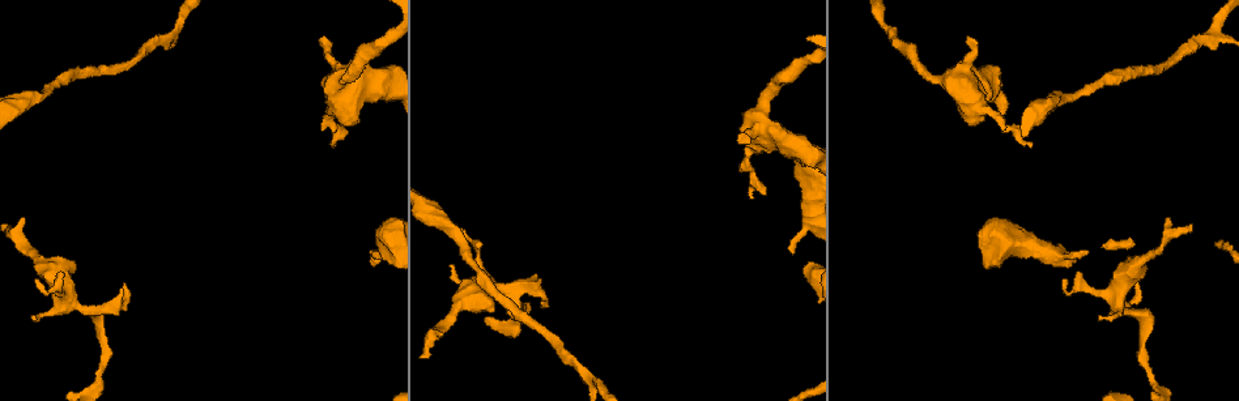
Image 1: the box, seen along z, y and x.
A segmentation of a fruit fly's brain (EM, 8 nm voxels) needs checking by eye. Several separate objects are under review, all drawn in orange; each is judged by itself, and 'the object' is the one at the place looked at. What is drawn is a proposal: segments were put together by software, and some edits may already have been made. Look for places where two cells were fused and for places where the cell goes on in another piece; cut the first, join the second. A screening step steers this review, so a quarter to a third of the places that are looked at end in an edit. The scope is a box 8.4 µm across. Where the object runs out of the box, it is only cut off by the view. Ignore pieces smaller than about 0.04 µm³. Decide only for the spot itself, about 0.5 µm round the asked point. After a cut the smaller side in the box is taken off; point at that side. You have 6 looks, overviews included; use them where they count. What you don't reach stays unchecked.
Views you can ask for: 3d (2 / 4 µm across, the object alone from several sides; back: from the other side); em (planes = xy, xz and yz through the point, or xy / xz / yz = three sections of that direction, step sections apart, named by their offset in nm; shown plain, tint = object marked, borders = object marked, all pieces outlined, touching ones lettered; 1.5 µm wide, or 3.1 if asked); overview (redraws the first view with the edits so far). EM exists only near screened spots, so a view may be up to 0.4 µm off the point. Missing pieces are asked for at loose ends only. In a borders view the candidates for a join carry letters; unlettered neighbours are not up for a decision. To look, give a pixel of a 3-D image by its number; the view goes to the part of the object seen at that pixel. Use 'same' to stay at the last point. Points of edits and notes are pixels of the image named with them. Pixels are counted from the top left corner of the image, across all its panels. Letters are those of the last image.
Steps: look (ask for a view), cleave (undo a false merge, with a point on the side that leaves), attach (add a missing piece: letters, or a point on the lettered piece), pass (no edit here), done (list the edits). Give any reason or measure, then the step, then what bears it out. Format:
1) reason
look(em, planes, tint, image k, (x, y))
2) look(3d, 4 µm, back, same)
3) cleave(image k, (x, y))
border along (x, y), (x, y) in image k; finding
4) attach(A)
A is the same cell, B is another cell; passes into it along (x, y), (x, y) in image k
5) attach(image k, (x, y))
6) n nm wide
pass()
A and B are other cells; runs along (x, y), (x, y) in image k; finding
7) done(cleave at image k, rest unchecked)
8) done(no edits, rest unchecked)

free end
look(em, xz, step 4, borders, image 1, (750, 198))

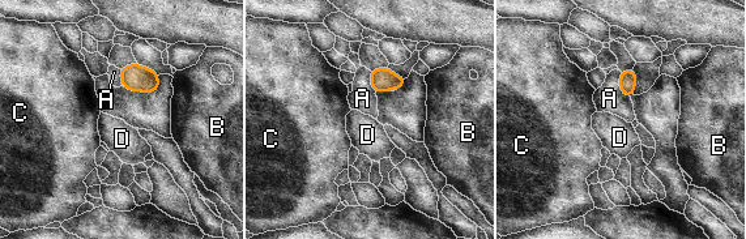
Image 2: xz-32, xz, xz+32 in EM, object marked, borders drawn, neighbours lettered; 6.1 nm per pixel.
another direction
look(em, planes, borders, same)

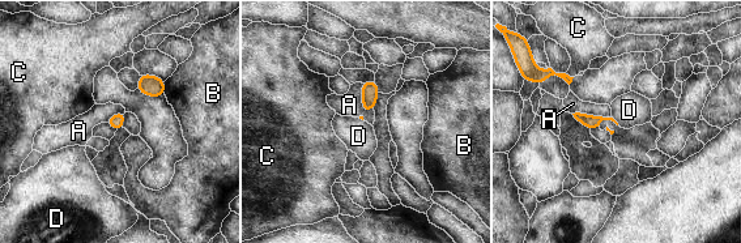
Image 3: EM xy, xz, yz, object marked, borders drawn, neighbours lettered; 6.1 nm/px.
pass()
A, B, C and D are other cells; no lettered piece goes on from it

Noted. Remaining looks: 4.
thin end
look(em, planes, borders, image 1, (1067, 278))

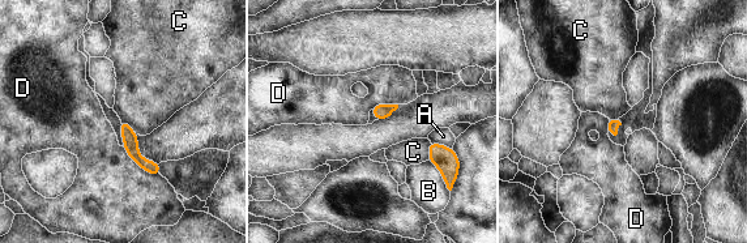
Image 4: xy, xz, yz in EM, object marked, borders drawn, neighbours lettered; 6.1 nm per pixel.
pass()
A, B, C and D are other cells; border along (120, 119), (136, 135) in image 4; none of them fits

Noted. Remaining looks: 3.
abrupt turn
look(em, planes, borders, image 1, (515, 322))

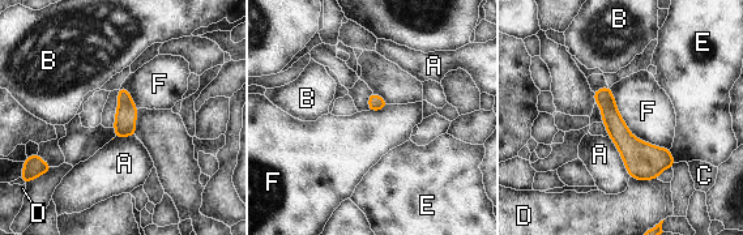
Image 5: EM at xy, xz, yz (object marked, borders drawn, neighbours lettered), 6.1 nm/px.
pass()
A, B, C, D, E and F are other cells; border along (607, 135), (615, 145), (630, 176) in image 5; continuous, no second cell

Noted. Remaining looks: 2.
done(no edits, rest unchecked)

